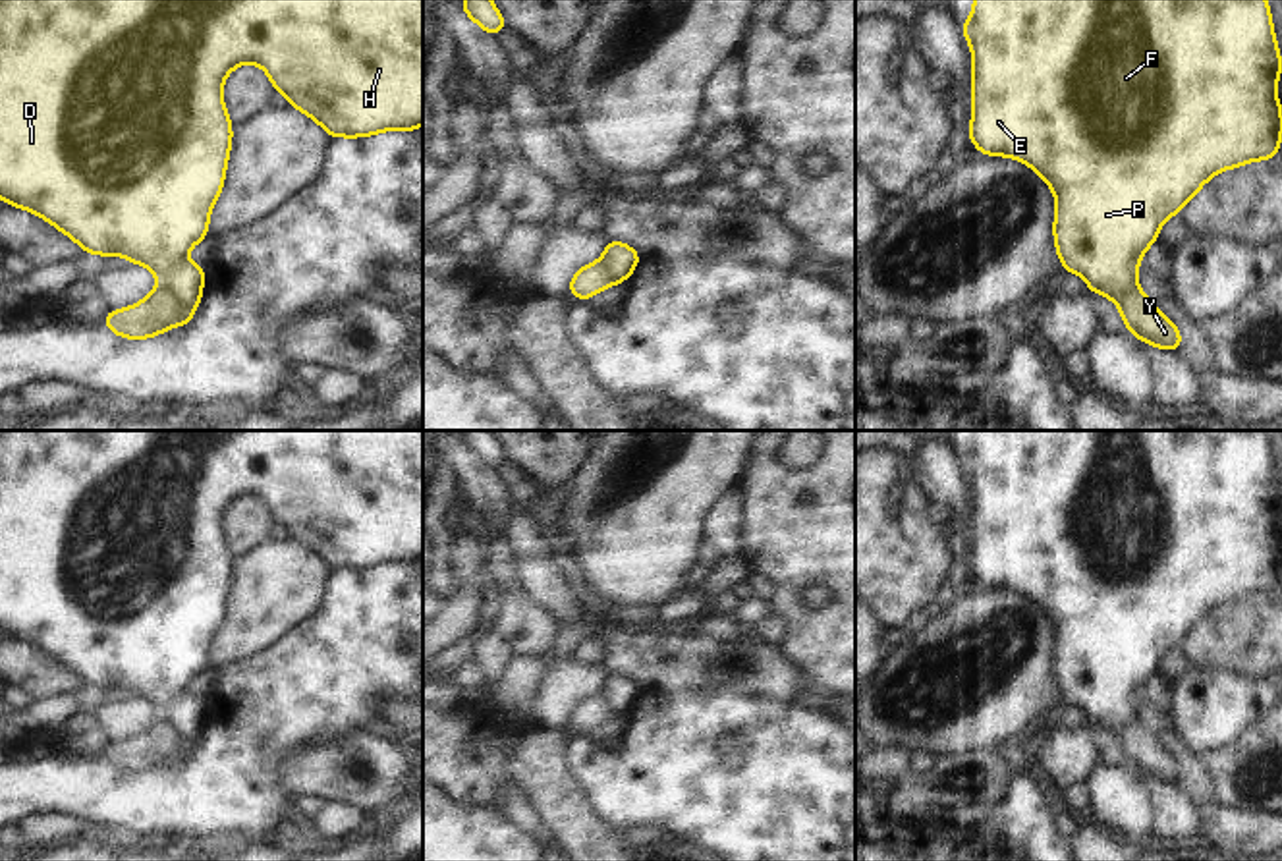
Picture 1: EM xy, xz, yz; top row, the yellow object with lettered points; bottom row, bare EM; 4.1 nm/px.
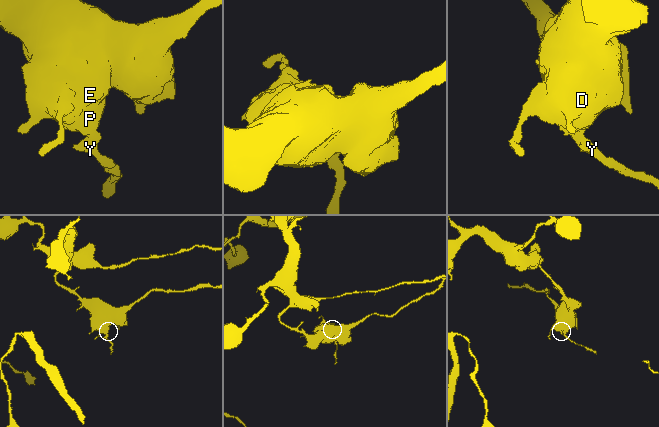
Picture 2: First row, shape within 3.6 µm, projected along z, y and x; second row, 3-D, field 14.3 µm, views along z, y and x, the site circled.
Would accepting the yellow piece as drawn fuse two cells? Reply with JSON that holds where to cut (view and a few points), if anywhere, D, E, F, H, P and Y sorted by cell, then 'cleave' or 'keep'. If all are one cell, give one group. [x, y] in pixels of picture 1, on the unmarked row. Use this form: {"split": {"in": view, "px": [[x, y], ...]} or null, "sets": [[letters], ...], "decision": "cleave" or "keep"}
{"split": {"in": "xy", "px": [[159, 717], [182, 736], [194, 740]]}, "sets": [["D", "E", "F", "H", "P"], ["Y"]], "decision": "cleave"}

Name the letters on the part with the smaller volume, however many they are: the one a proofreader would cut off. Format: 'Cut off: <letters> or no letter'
Cut off: Y

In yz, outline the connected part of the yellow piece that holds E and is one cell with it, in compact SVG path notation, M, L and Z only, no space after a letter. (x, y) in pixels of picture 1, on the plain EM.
M975 430L973 448L962 458L973 483L973 556L965 558L975 581L1025 595L1050 618L1056 629L1054 678L1064 705L1085 710L1089 724L1104 726L1118 737L1139 722L1135 703L1147 680L1158 674L1162 654L1226 600L1276 589L1282 573L1282 535L1274 531L1282 490L1270 440L1265 430Z

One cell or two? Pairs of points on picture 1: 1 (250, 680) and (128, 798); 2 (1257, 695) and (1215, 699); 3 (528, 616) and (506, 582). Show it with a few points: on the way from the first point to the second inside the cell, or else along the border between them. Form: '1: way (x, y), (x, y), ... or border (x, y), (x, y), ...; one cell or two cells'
1: way (248, 719), (167, 798); one cell
2: way (1248, 699), (1225, 699); one cell
3: way (520, 609), (512, 589); one cell

